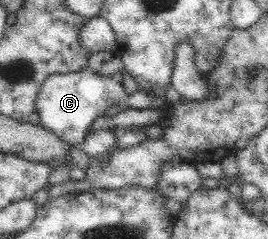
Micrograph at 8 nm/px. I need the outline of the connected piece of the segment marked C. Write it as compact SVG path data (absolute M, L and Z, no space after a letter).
M85 68L80 72L53 74L43 82L35 99L35 110L39 114L43 128L53 131L66 143L81 146L89 136L89 126L107 112L107 108L116 106L120 110L165 107L163 96L152 96L137 89L132 94L125 93L122 84L109 76L95 73Z

